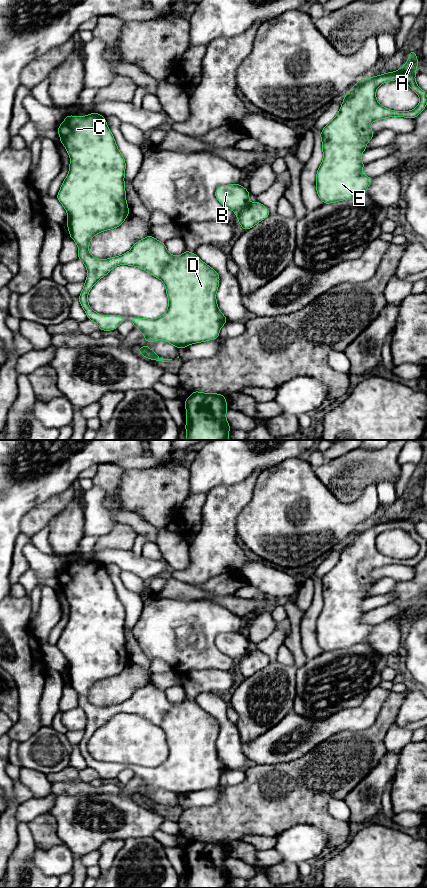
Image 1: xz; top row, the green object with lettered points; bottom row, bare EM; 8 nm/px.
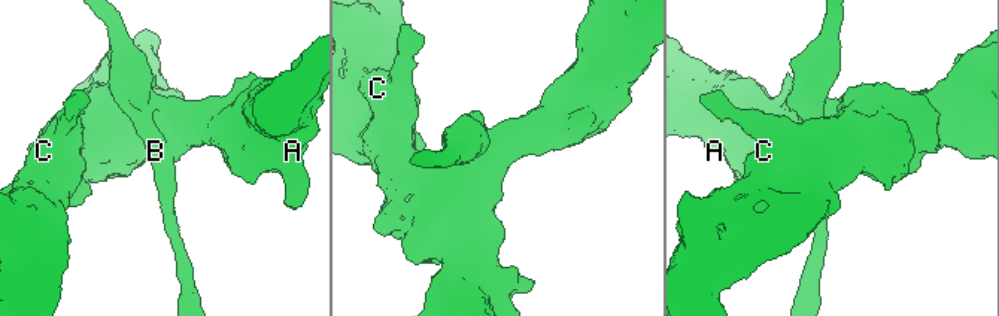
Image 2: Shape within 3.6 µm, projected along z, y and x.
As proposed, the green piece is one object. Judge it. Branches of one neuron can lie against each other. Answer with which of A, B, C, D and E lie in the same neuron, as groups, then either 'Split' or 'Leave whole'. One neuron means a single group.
Groups: A C D E / B. Split

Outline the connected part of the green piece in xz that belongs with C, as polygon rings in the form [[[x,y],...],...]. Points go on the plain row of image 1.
[[[96,560],[87,564],[67,563],[57,579],[60,590],[69,602],[70,613],[56,646],[67,660],[66,672],[69,684],[78,693],[78,707],[87,717],[87,727],[78,745],[87,767],[95,770],[102,779],[115,778],[127,768],[122,764],[102,764],[92,758],[88,752],[88,741],[96,730],[113,716],[124,712],[147,719],[160,727],[166,735],[168,757],[163,763],[154,767],[134,765],[130,768],[134,776],[143,781],[147,790],[164,788],[178,797],[183,797],[191,792],[219,786],[222,774],[228,770],[219,758],[216,748],[220,725],[196,701],[185,698],[182,703],[174,704],[168,700],[165,691],[158,689],[152,683],[137,689],[123,703],[97,707],[89,701],[89,691],[96,682],[120,675],[129,663],[124,631],[126,610],[105,565]]]

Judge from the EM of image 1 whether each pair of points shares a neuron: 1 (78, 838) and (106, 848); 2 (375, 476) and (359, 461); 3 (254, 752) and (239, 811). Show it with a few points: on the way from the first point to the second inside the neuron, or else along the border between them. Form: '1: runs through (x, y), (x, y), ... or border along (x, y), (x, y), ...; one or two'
1: border along (123, 840), (107, 839), (98, 849); two
2: runs through (371, 472), (363, 465); one
3: border along (279, 762), (256, 765); two

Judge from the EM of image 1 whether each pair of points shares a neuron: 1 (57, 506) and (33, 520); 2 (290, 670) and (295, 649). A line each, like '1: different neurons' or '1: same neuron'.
1: same neuron
2: same neuron

